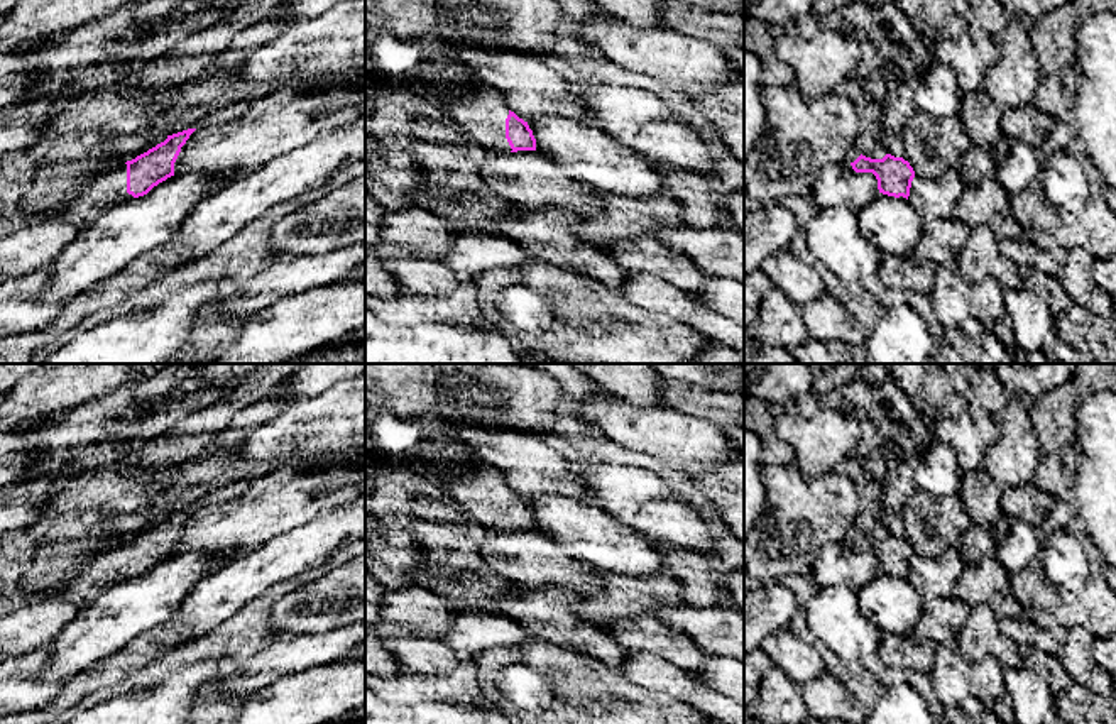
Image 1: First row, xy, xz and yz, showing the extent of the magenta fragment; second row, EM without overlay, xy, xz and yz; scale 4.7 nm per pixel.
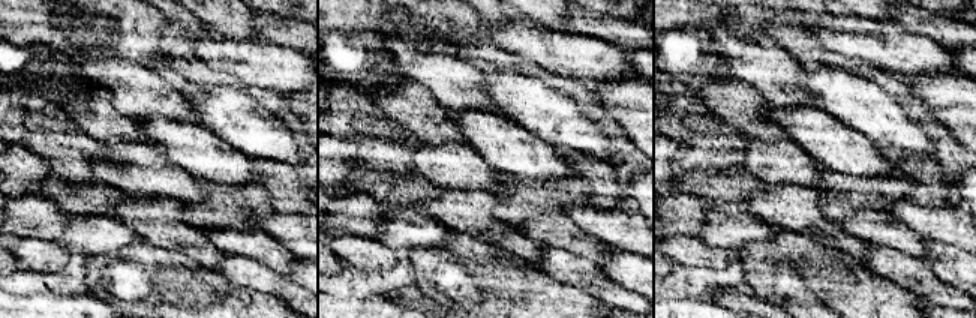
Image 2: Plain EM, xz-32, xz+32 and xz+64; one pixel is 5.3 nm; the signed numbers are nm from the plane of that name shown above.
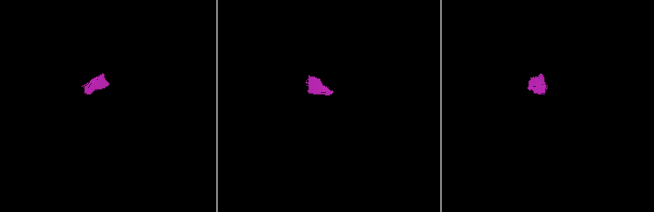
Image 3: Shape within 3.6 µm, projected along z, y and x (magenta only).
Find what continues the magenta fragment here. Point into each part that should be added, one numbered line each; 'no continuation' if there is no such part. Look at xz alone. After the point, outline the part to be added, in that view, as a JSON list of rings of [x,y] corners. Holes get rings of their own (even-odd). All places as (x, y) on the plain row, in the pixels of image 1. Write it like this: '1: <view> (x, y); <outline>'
1: xz (482, 491); [[[480,463],[465,475],[441,480],[440,484],[482,526],[497,533],[512,529],[506,518],[509,487],[499,470]]]

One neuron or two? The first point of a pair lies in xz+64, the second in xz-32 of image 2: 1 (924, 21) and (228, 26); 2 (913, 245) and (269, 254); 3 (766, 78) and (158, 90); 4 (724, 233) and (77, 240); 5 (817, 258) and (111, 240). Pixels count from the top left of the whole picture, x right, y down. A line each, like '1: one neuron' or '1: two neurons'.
1: two neurons
2: one neuron
3: one neuron
4: one neuron
5: two neurons

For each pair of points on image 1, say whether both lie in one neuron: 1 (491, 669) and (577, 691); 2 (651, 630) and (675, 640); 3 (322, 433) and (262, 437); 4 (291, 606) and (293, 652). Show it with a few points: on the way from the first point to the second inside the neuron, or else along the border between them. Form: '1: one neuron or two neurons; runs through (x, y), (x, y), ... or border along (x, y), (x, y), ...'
1: one neuron; runs through (513, 680), (555, 687)
2: one neuron; runs through (656, 635), (661, 640), (670, 640)
3: one neuron; runs through (306, 433), (278, 437)
4: two neurons; border along (332, 628), (291, 636)

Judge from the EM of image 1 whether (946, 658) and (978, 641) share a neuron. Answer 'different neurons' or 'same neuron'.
different neurons

